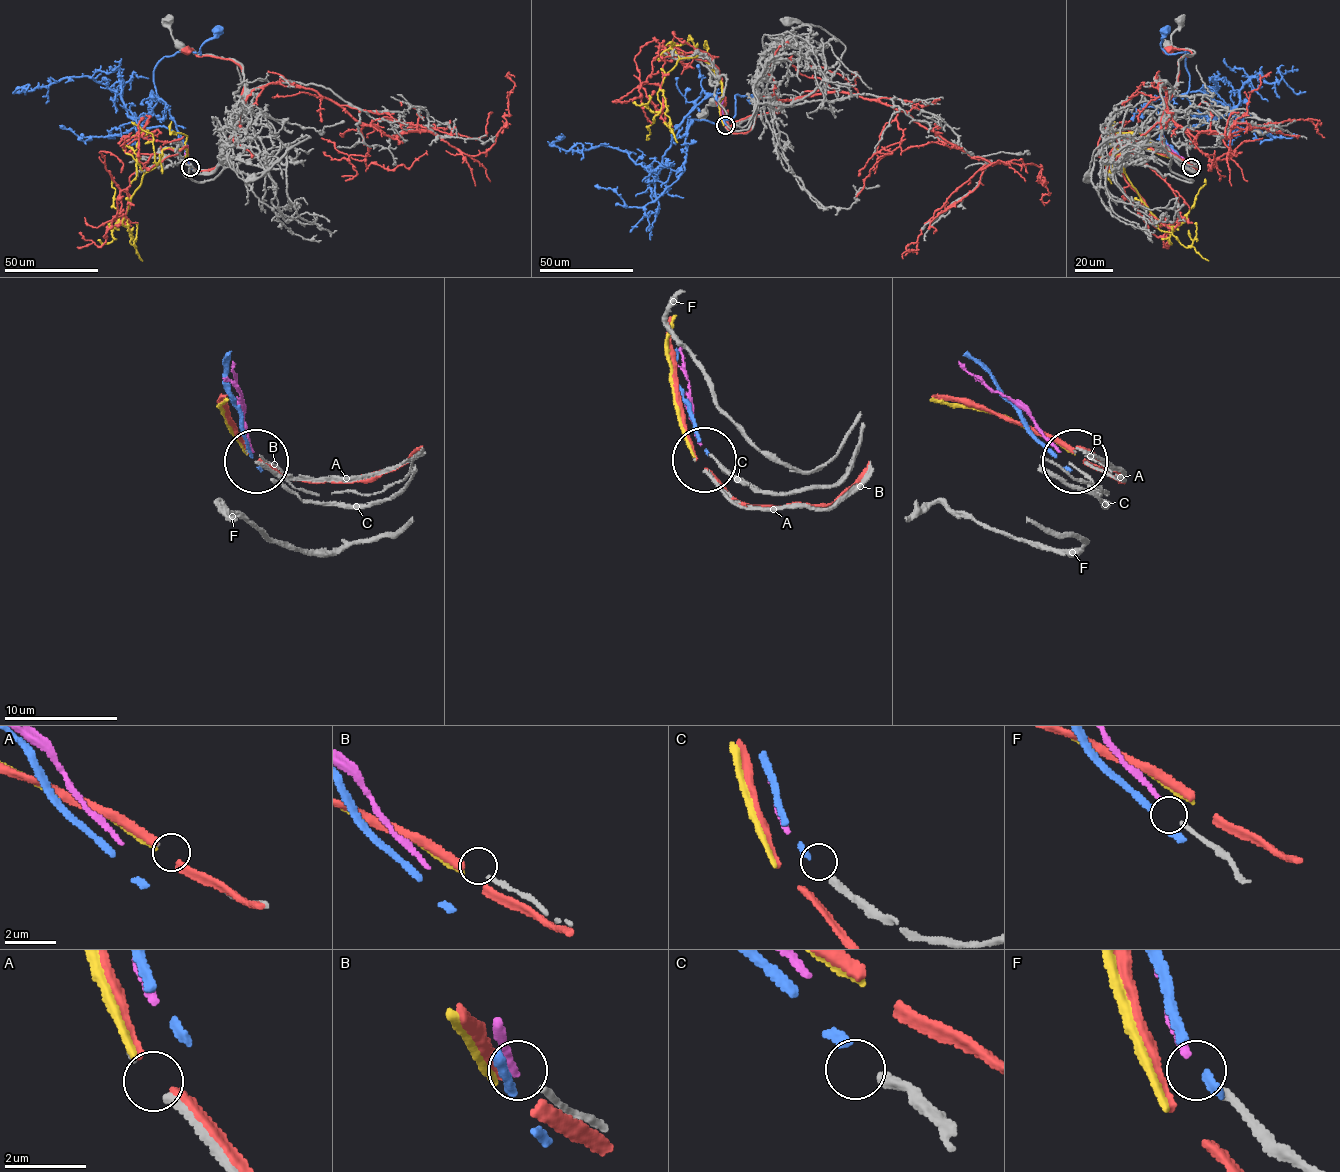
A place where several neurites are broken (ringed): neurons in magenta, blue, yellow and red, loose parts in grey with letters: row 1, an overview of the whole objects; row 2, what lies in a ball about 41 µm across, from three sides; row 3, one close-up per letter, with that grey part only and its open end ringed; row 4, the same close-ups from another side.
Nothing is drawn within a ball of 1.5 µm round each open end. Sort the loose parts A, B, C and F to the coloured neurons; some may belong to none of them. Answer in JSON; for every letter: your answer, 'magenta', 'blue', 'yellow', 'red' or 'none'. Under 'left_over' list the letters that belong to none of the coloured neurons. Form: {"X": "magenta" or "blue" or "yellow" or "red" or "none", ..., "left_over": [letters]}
{"A": "yellow", "B": "none", "C": "blue", "F": "magenta", "left_over": ["B"]}

